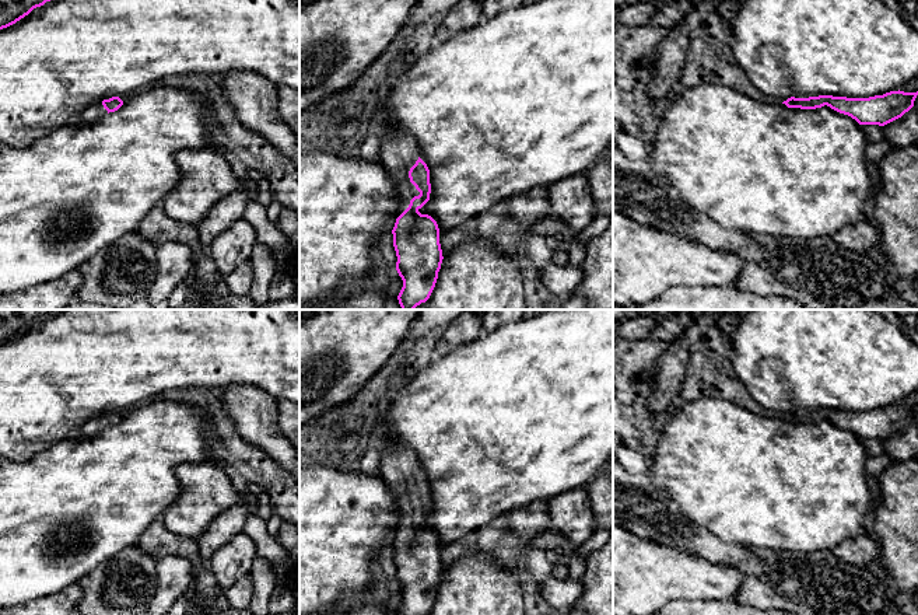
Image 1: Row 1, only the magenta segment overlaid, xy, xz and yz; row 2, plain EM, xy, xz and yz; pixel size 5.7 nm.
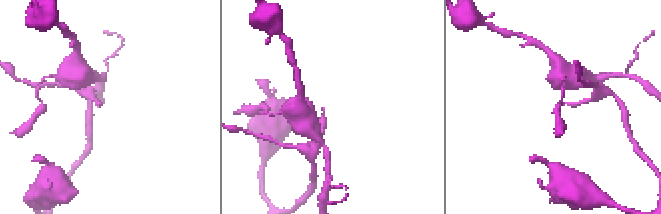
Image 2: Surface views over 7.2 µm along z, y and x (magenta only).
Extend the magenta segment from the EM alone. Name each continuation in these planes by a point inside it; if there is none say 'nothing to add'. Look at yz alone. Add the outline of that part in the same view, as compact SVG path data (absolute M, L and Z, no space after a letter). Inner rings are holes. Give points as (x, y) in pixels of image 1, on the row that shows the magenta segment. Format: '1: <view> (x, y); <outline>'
nothing to add

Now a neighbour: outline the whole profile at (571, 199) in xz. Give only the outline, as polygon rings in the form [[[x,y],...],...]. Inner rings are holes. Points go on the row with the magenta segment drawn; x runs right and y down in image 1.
[[[585,172],[554,182],[547,188],[553,216],[575,231],[586,228],[595,219],[595,202]]]

